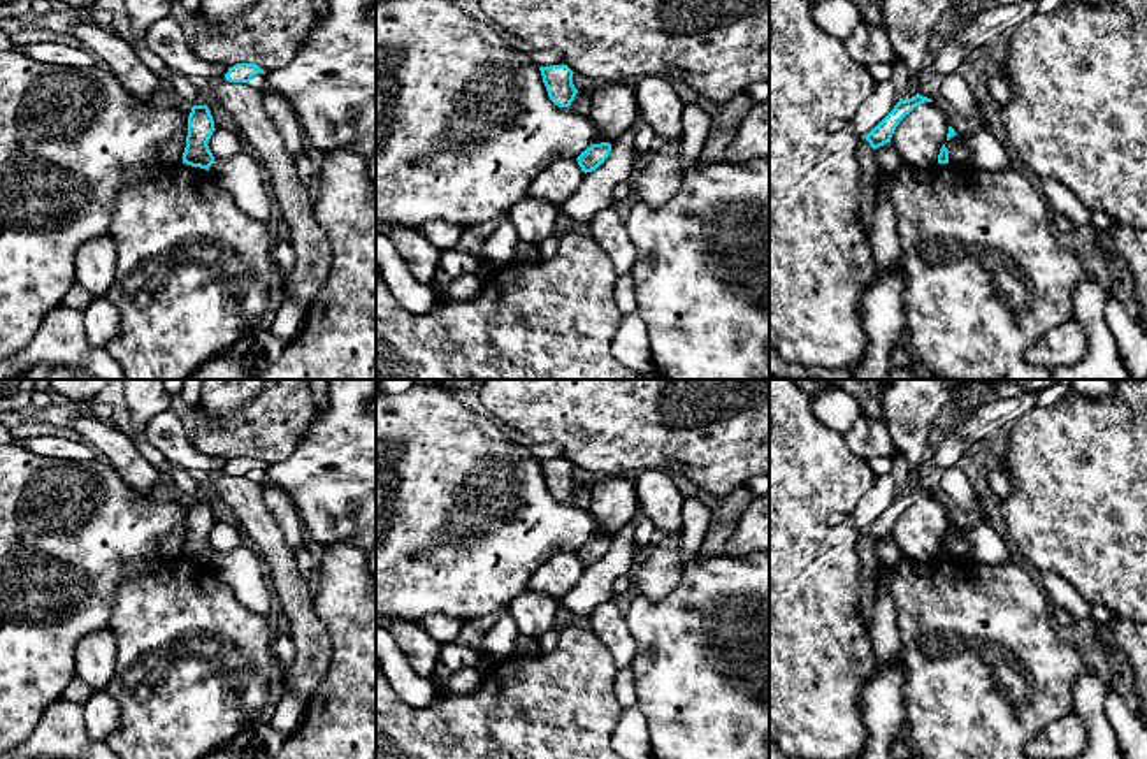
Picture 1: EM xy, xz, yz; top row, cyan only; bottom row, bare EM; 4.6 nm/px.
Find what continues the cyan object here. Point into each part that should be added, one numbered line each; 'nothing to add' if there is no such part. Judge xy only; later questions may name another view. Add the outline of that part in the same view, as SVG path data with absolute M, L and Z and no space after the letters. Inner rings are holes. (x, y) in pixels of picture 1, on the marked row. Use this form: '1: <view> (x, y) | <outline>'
nothing to add

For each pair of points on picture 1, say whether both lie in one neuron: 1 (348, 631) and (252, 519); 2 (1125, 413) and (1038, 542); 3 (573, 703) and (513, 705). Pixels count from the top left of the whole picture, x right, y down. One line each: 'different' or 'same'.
1: different
2: same
3: same

